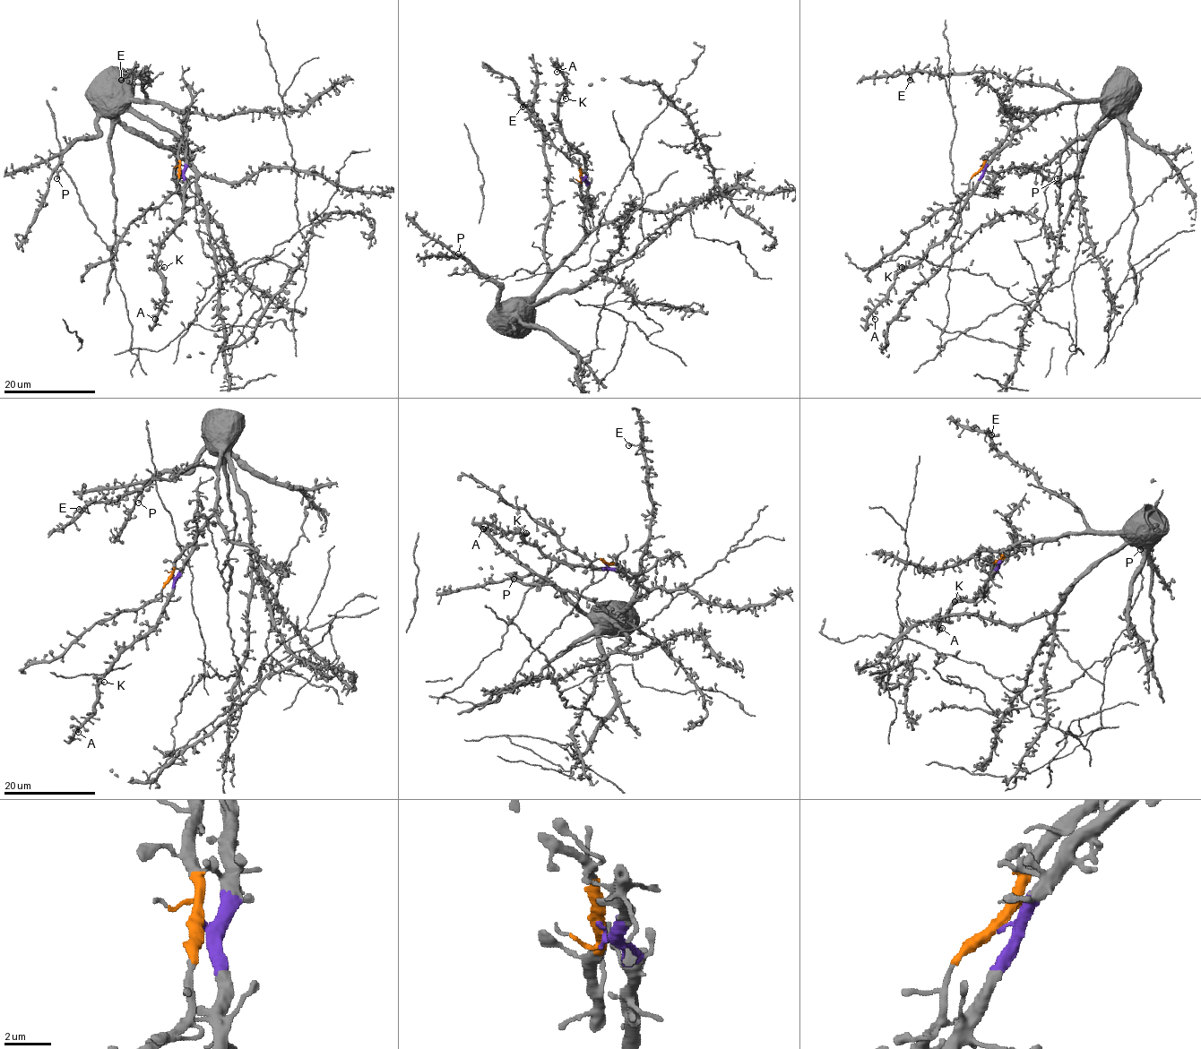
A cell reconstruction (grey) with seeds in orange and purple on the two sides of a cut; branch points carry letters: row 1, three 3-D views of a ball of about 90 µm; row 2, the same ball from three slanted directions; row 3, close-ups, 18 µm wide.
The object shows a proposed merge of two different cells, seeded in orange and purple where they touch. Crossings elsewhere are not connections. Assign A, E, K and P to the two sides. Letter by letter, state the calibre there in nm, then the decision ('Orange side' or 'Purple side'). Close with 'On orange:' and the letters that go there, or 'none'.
A: Thickness 200 nm. Purple side
E: Thickness 380 nm. Purple side
K: Thickness 300 nm. Purple side
P: Thickness 320 nm. Purple side
On orange: none

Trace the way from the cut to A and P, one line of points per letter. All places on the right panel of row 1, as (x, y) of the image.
A: (980, 171), (982, 177), (954, 227), (918, 262), (901, 271), (888, 296), (872, 313), (875, 319)
P: (980, 171), (1038, 117), (1062, 105), (1099, 102), (1110, 116), (1061, 153), (1057, 178)

